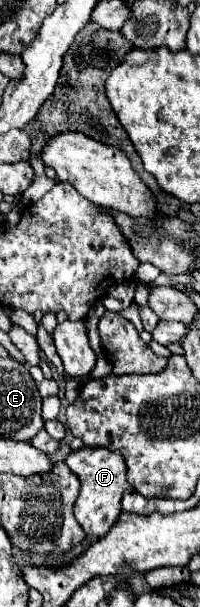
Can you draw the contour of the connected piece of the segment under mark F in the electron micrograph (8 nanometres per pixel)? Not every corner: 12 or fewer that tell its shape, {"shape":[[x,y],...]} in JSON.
{"shape":[[82,447],[66,465],[82,481],[74,517],[100,539],[118,519],[122,453]]}

